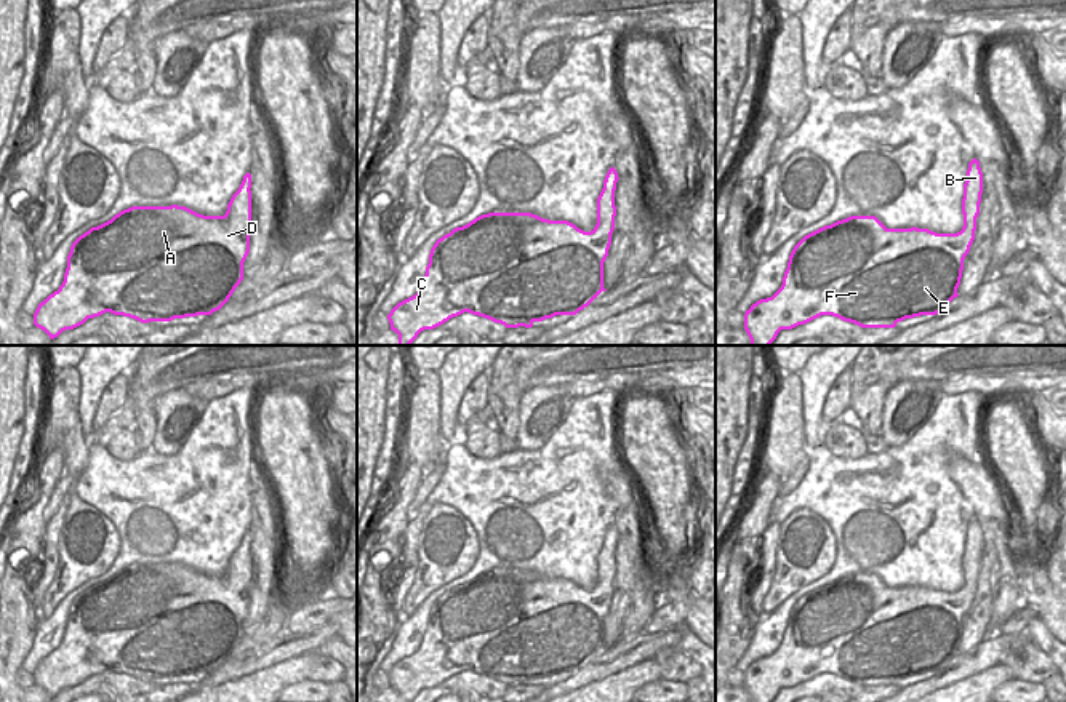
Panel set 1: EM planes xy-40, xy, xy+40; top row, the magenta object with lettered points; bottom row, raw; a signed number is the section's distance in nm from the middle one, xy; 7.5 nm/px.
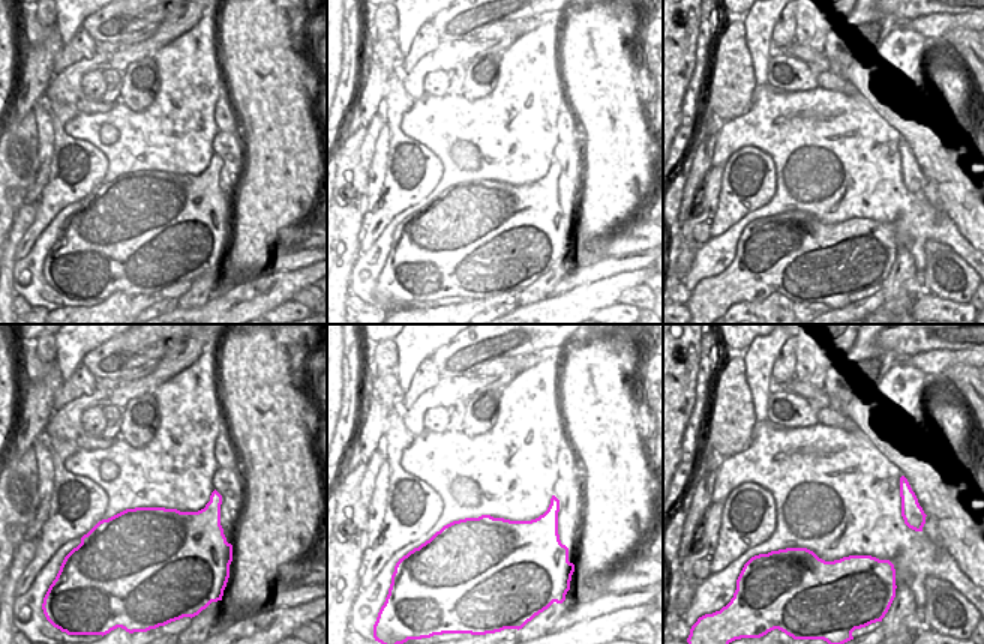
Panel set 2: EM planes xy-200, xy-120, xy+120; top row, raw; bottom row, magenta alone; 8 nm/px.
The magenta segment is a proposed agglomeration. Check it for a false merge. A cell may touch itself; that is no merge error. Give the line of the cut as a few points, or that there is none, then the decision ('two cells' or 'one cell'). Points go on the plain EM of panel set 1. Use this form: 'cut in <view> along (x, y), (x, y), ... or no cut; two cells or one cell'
no cut; one cell

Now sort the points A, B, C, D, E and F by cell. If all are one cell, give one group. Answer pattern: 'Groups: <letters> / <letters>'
Groups: A B C D E F.

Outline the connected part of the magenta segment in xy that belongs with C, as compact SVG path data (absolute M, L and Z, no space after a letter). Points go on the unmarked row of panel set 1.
M611 525L597 556L597 582L591 590L584 590L568 579L549 579L531 571L488 571L439 596L431 608L419 649L399 660L387 673L391 688L399 692L399 702L411 702L421 689L434 688L464 670L506 686L531 686L535 680L555 673L576 673L587 665L602 649L607 649L603 646L603 620L615 588L618 537L618 531Z

